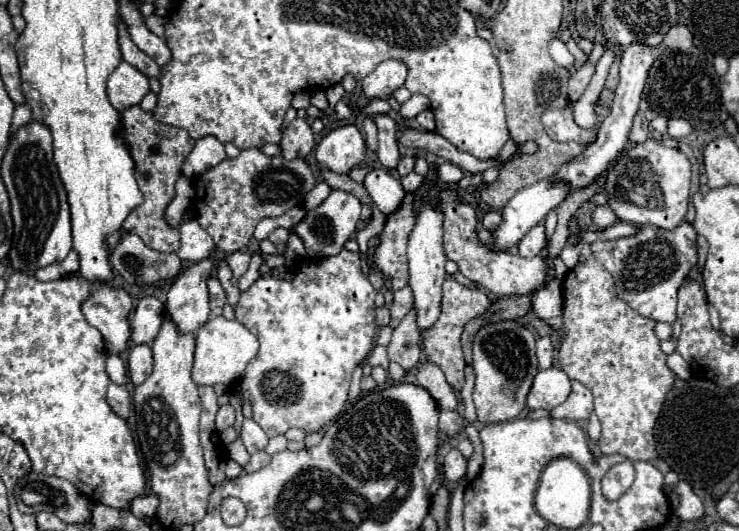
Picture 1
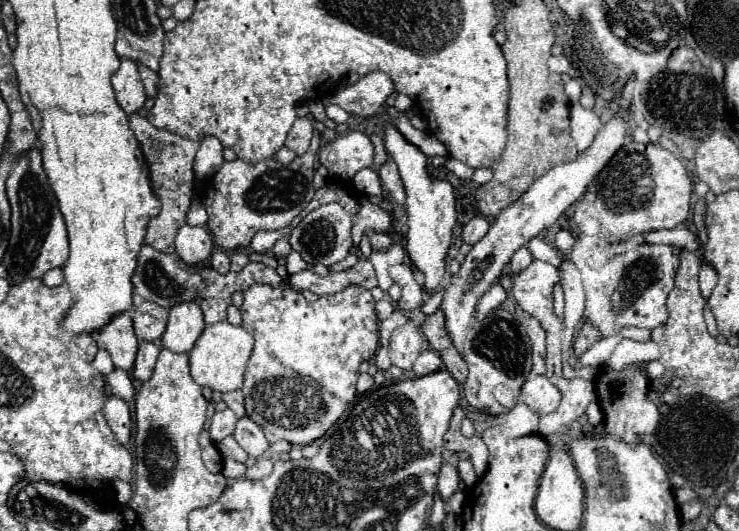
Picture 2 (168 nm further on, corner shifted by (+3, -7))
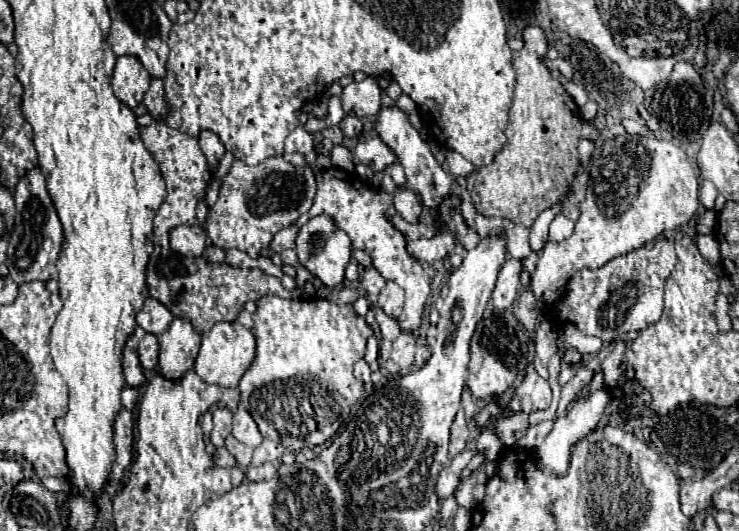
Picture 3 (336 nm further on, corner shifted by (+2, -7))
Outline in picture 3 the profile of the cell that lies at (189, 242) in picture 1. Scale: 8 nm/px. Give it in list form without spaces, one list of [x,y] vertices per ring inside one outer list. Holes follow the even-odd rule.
[[[178,226],[170,232],[170,248],[182,256],[202,256],[206,250],[208,238],[202,226]]]

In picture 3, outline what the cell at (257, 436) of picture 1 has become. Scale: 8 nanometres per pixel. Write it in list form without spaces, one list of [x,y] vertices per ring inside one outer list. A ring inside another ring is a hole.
[[[238,408],[236,414],[234,414],[234,426],[232,426],[232,434],[236,440],[240,440],[242,444],[250,446],[250,448],[256,448],[262,444],[262,434],[256,426],[256,422],[252,420],[252,416],[244,410],[244,408]]]

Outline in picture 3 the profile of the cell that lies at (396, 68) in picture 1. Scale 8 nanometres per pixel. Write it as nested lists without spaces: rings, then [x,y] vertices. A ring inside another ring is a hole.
[[[368,76],[362,82],[352,82],[342,92],[342,108],[348,116],[376,116],[382,108],[382,90],[378,80]]]

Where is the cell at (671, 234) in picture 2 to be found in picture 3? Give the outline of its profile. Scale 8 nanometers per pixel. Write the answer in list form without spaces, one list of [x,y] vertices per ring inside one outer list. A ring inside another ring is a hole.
[[[698,234],[696,236],[696,246],[700,250],[700,254],[710,262],[710,264],[718,264],[720,262],[720,248],[718,248],[718,242],[714,236],[710,234]]]

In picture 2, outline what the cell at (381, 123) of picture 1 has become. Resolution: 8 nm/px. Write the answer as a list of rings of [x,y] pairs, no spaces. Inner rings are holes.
[[[391,158],[379,168],[379,178],[381,178],[385,190],[393,196],[393,200],[399,202],[399,204],[403,204],[405,190],[403,190],[403,184],[401,184],[401,176],[399,176],[397,164]]]

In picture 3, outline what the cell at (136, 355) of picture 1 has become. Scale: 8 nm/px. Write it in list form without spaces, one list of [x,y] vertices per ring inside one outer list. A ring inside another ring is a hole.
[[[144,334],[138,344],[138,358],[144,370],[154,370],[158,366],[158,338],[154,334]]]

